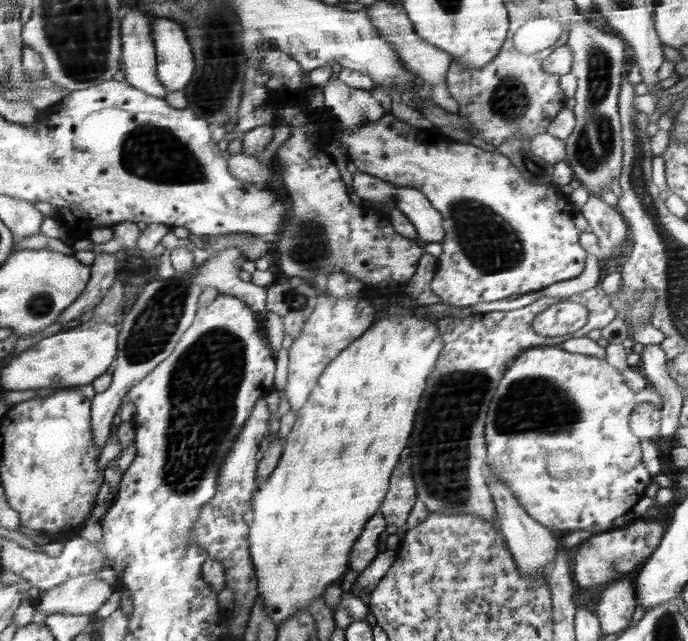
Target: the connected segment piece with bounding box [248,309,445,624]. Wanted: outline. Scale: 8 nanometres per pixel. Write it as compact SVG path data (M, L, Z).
M412 309L410 315L404 317L391 317L384 311L383 318L370 326L370 334L362 334L346 354L338 354L338 358L330 362L330 370L322 374L318 390L314 390L310 402L306 402L306 410L312 412L296 414L296 424L286 436L288 444L284 444L276 470L253 497L250 550L257 568L260 599L267 606L268 617L277 624L302 609L308 610L310 602L322 596L330 582L346 574L350 548L388 496L388 478L414 428L414 416L422 392L426 390L426 378L445 349L438 320L427 317L422 311Z

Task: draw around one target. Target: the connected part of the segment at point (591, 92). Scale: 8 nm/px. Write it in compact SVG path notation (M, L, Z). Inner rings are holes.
M586 21L585 24L574 24L569 30L568 41L566 45L570 46L574 53L572 60L571 73L576 77L577 90L574 95L576 104L574 104L575 127L572 133L566 139L565 162L572 168L574 178L578 179L580 185L586 188L590 195L598 198L606 190L610 189L610 184L618 180L621 176L624 165L622 164L622 138L620 138L620 120L618 120L618 90L621 90L622 84L622 66L624 66L624 44L620 38L612 36L612 32L604 32L604 29L594 28L592 21Z

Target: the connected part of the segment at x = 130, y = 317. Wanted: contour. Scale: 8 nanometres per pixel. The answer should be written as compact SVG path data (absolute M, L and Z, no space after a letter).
M224 250L210 256L200 267L192 267L190 271L176 273L173 278L156 280L148 283L140 291L136 302L119 320L121 326L120 353L118 366L113 372L114 383L105 393L97 393L93 399L93 422L96 445L103 451L110 433L115 433L114 420L124 398L162 365L173 353L182 334L186 333L197 315L197 301L204 288L216 288L219 295L233 295L243 302L248 302L257 314L258 319L265 320L267 315L266 300L268 291L265 287L252 282L244 282L238 277L241 265L234 263L240 260L240 250Z

